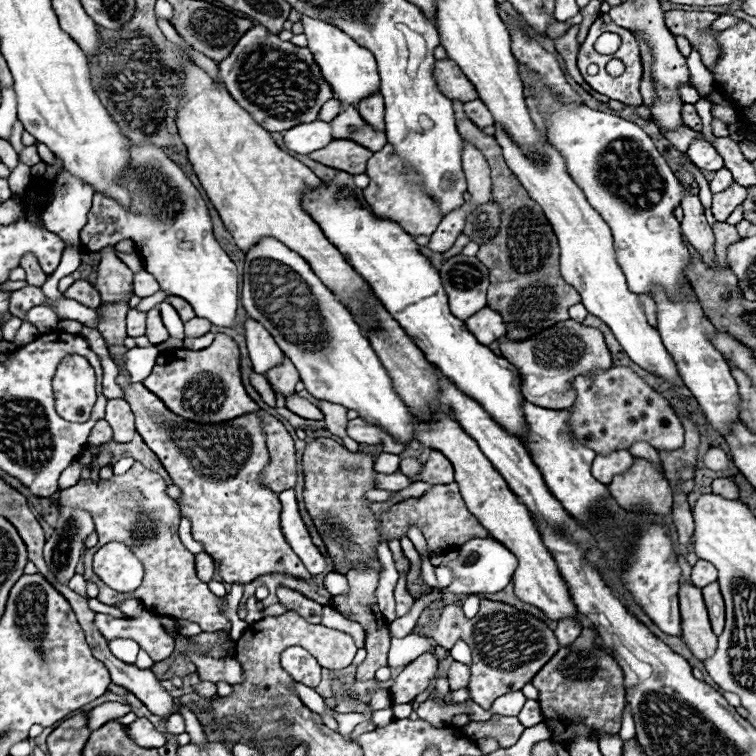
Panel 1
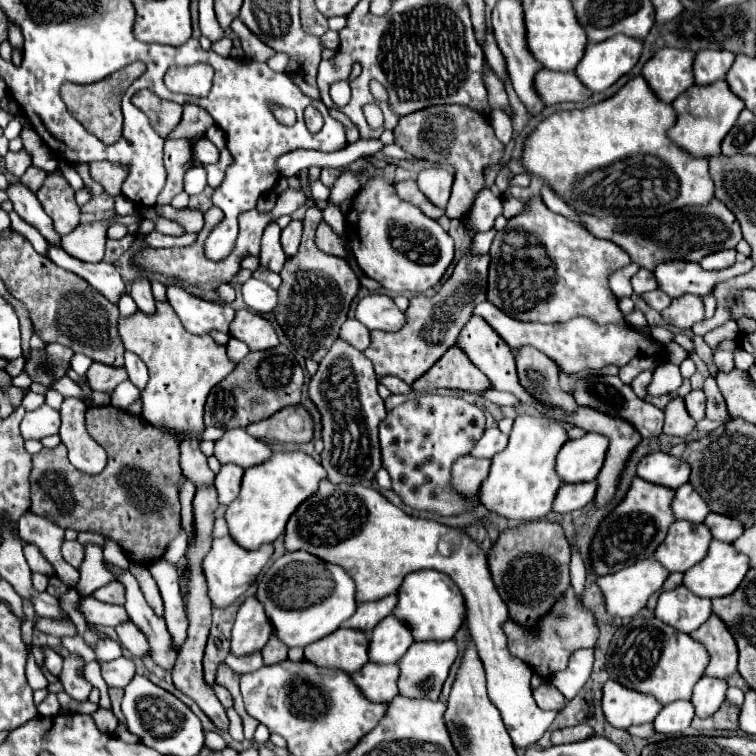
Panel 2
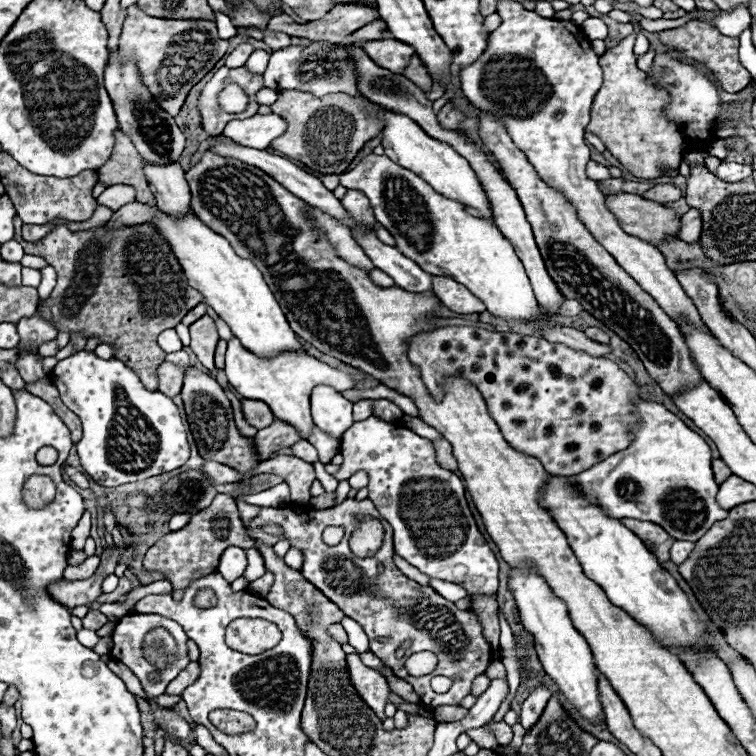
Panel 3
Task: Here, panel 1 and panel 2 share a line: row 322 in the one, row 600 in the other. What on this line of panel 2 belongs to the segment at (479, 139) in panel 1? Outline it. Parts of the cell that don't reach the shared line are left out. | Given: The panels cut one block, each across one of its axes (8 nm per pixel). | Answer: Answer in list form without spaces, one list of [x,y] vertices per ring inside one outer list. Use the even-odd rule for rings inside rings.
[[[534,520],[504,530],[488,554],[488,564],[494,584],[508,606],[508,616],[528,628],[534,626],[570,586],[570,546],[558,522]]]

